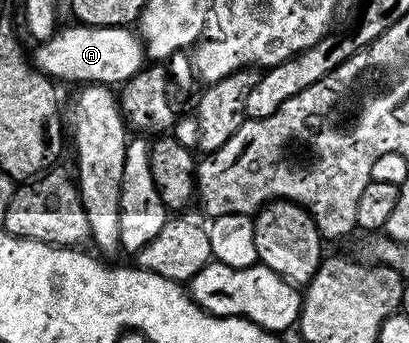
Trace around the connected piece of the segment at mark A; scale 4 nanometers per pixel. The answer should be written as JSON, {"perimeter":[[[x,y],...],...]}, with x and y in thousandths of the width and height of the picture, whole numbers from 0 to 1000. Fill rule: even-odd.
{"perimeter":[[[152,76],[125,111],[93,122],[90,152],[83,160],[78,152],[76,172],[90,204],[122,230],[161,230],[186,248],[293,248],[357,192],[350,117],[333,87],[315,79],[176,76]]]}

